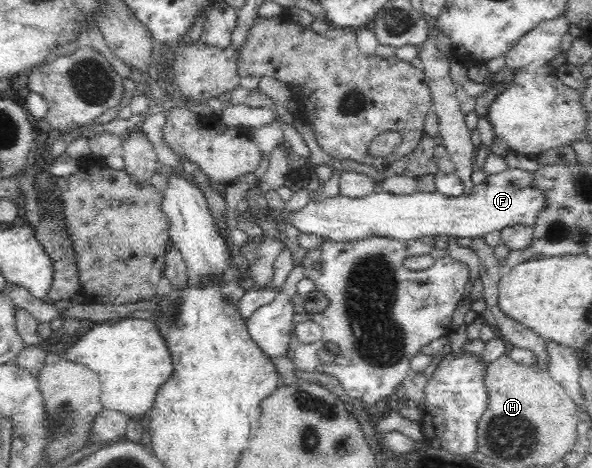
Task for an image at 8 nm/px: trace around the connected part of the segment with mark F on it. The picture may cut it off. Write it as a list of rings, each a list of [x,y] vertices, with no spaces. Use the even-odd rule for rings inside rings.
[[[506,168],[504,171],[485,175],[484,181],[475,185],[469,193],[462,193],[458,197],[442,195],[438,190],[432,193],[416,192],[412,195],[394,195],[376,191],[361,198],[349,198],[339,194],[334,198],[326,198],[307,203],[298,213],[286,217],[288,225],[294,225],[302,233],[318,235],[324,240],[338,243],[355,242],[372,236],[399,239],[400,241],[419,240],[422,237],[448,235],[449,237],[482,238],[486,234],[499,232],[505,227],[523,225],[534,229],[540,215],[546,211],[548,203],[546,196],[533,184],[534,174],[520,168]]]

